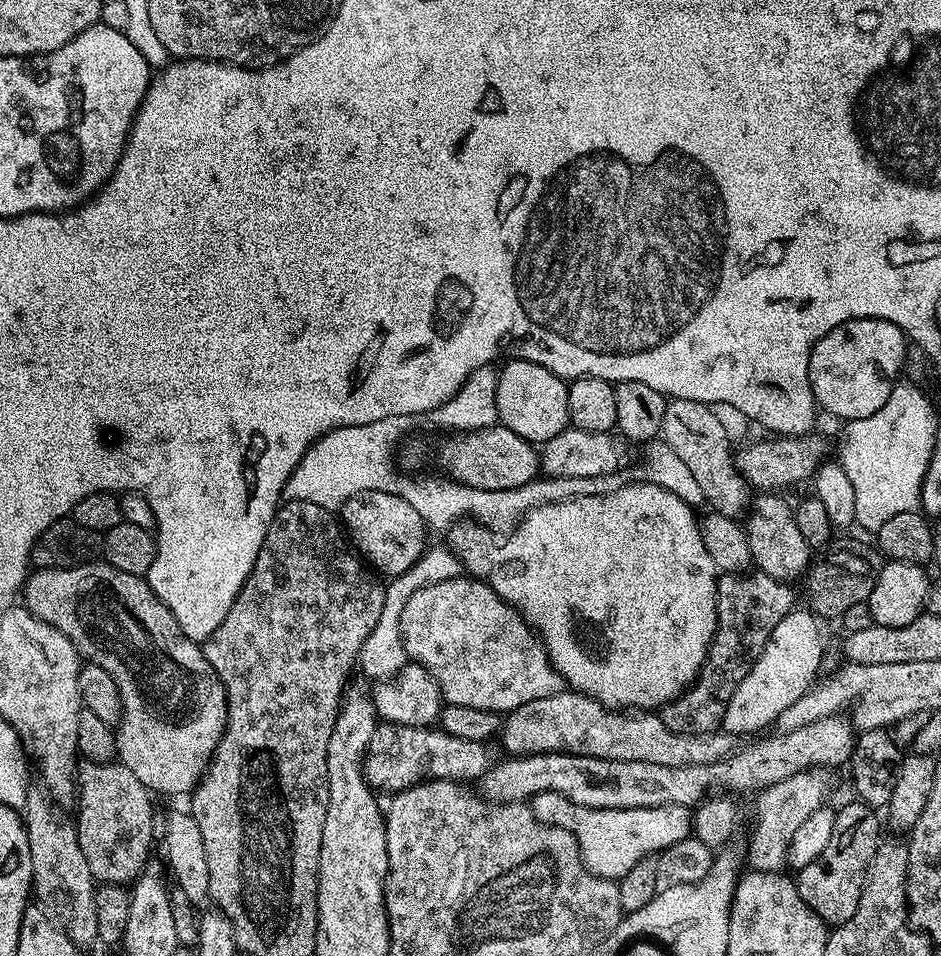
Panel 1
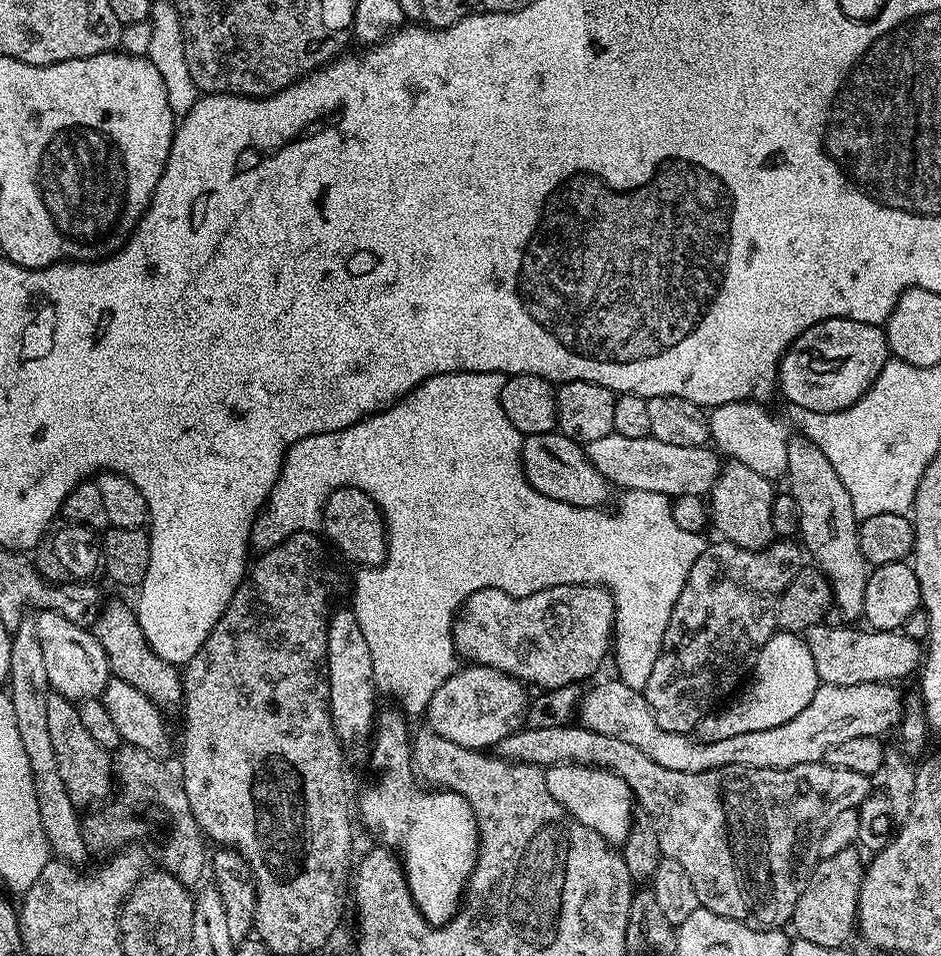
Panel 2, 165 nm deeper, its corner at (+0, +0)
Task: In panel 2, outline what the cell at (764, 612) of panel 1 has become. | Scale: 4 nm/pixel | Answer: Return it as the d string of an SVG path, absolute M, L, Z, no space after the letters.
M723 538L717 541L717 544L709 543L704 547L690 569L677 604L670 613L663 648L643 690L648 709L654 714L654 722L658 722L662 730L691 733L698 722L702 722L702 718L710 715L717 705L727 701L741 687L742 681L756 665L762 646L766 646L768 639L778 630L778 598L782 598L793 576L806 564L801 545L792 538L777 539L767 548L759 548L756 552L749 548L739 548L737 544Z

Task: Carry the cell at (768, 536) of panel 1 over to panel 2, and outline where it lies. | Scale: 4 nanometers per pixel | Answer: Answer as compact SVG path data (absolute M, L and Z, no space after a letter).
M729 459L721 467L710 493L710 520L714 528L716 524L719 535L739 548L749 548L755 552L773 543L772 503L778 492L772 488L775 488L773 481L758 474L758 470L750 470L750 466L742 466L738 461Z

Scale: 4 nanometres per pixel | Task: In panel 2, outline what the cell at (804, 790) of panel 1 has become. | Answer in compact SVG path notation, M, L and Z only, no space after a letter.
M573 722L562 726L542 726L541 728L521 727L506 738L502 738L494 746L497 756L503 756L506 760L522 762L523 764L537 764L539 768L550 769L556 764L590 764L594 768L607 768L609 772L618 774L626 786L630 786L635 803L640 804L649 820L658 830L658 842L662 842L662 850L665 856L674 858L686 869L686 874L690 874L690 882L694 882L694 890L698 890L698 902L702 908L718 914L722 918L737 920L743 924L748 924L751 928L763 928L765 930L780 930L791 921L794 910L798 906L798 898L806 890L806 886L812 877L812 871L816 869L822 857L819 845L822 834L842 810L851 808L859 809L860 803L873 791L873 781L862 774L854 774L854 770L842 770L834 768L827 762L817 762L814 764L803 764L793 768L747 768L746 766L726 766L718 770L706 770L705 772L687 772L686 770L666 770L654 762L654 758L646 758L638 746L630 746L630 742L622 742L619 738L614 738L610 734L598 734L594 730L585 728L579 723Z

